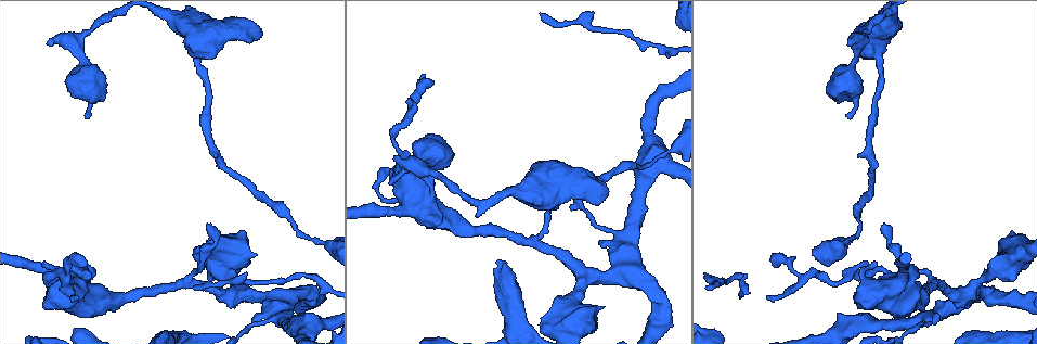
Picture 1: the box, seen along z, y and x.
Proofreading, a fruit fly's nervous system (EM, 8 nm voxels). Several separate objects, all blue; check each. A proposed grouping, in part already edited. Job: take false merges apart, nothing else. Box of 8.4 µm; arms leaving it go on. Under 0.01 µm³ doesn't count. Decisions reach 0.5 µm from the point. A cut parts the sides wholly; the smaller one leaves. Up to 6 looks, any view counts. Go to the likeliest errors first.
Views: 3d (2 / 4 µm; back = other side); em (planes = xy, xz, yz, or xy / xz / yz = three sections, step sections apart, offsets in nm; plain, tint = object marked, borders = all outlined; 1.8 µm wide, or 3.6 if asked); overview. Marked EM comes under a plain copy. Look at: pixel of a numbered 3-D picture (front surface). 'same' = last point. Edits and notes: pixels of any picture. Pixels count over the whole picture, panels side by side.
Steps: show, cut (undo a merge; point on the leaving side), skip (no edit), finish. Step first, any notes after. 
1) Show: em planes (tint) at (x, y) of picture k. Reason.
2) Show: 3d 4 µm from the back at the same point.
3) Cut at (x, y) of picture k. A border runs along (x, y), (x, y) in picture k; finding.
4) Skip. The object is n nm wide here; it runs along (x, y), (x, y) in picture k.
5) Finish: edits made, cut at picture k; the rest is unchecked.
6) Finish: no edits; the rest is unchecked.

Show: 3d 4 µm at (935, 282) of picture 1. Three arms meet.

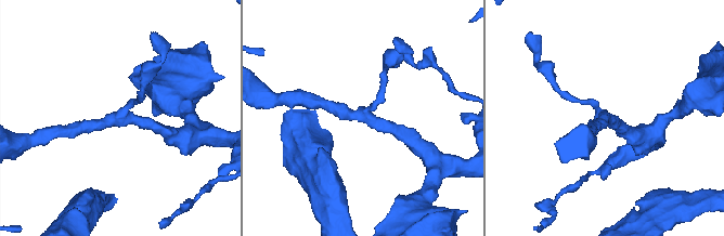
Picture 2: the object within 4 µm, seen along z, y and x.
Show: em 3.6 µm planes (tint) at (364, 117) of picture 2. Need the tissue.

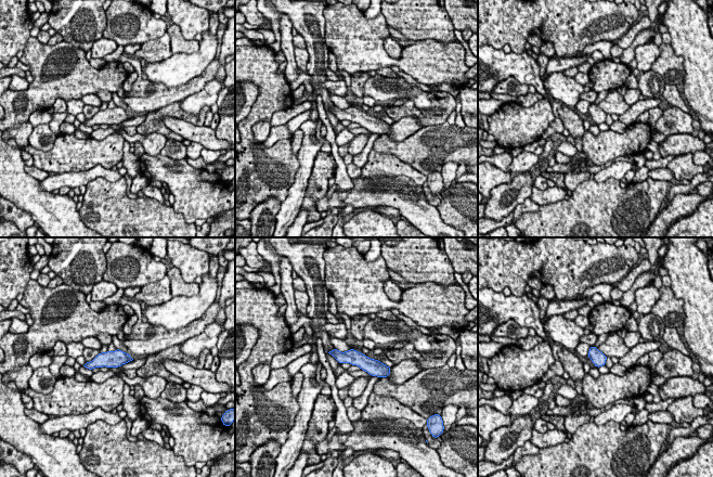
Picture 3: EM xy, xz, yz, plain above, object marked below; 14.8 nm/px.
Skip. The object is 200 nm wide here; all the same neuron.

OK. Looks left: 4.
Show: em 3.6 µm planes (tint) at (544, 189) of picture 1. Thick turns thin.

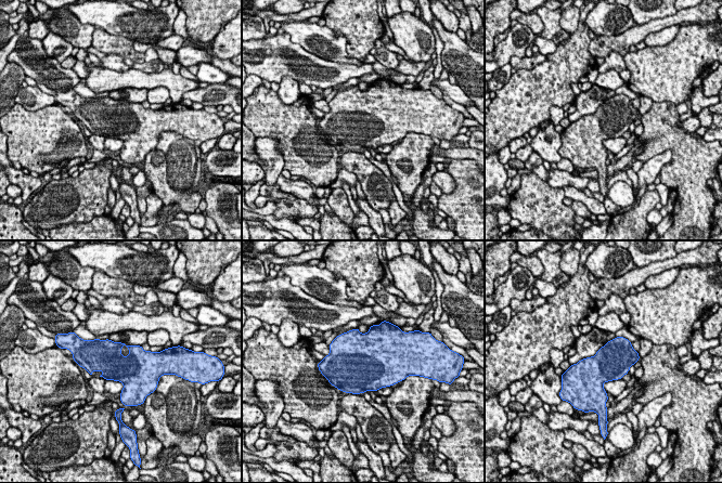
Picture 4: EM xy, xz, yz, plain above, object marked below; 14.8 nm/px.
Skip. Continuous, no second neuron.

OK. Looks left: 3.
Show: 3d 4 µm at (853, 274) of picture 1. Calibre changes.

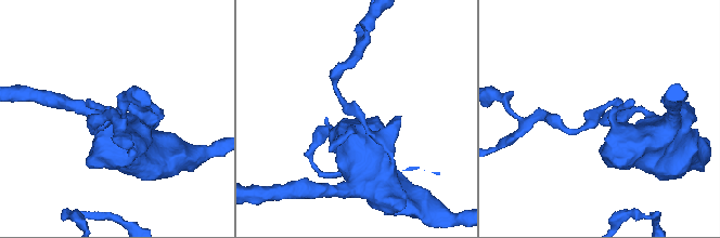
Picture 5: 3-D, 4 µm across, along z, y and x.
Show: em 3.6 µm yz step 16 (tint) at (600, 115) of picture 5. Shape alone is not enough.

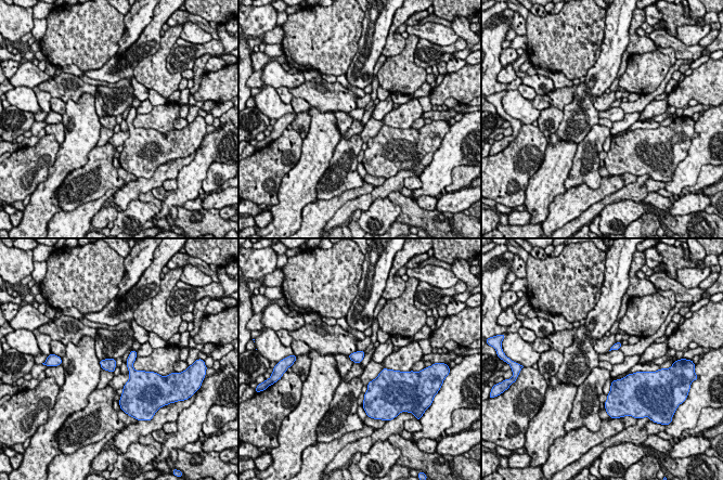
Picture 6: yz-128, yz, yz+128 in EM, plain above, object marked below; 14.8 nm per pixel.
Show: em 3.6 µm planes (tint) at the same point.

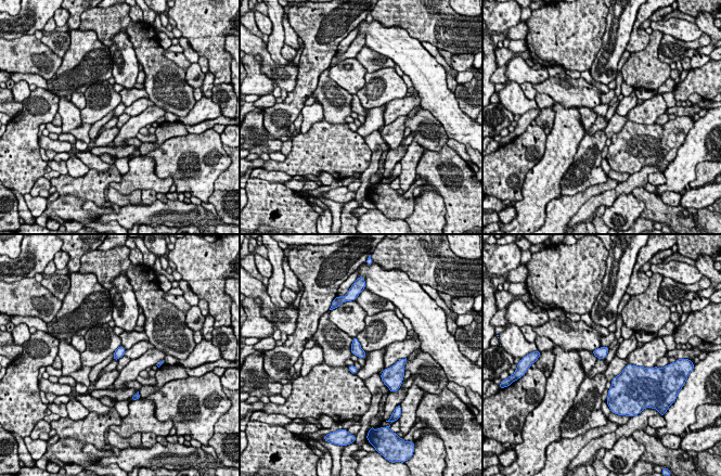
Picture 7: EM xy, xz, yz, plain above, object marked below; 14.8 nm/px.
Skip. One neuron here.

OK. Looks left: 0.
Finish: no edits; the rest is unchecked.

